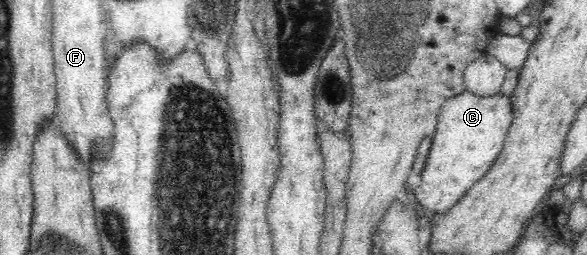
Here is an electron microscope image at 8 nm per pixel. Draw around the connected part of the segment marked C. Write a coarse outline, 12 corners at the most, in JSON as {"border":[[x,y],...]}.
{"border":[[462,91],[440,109],[414,195],[450,210],[494,164],[507,94]]}

